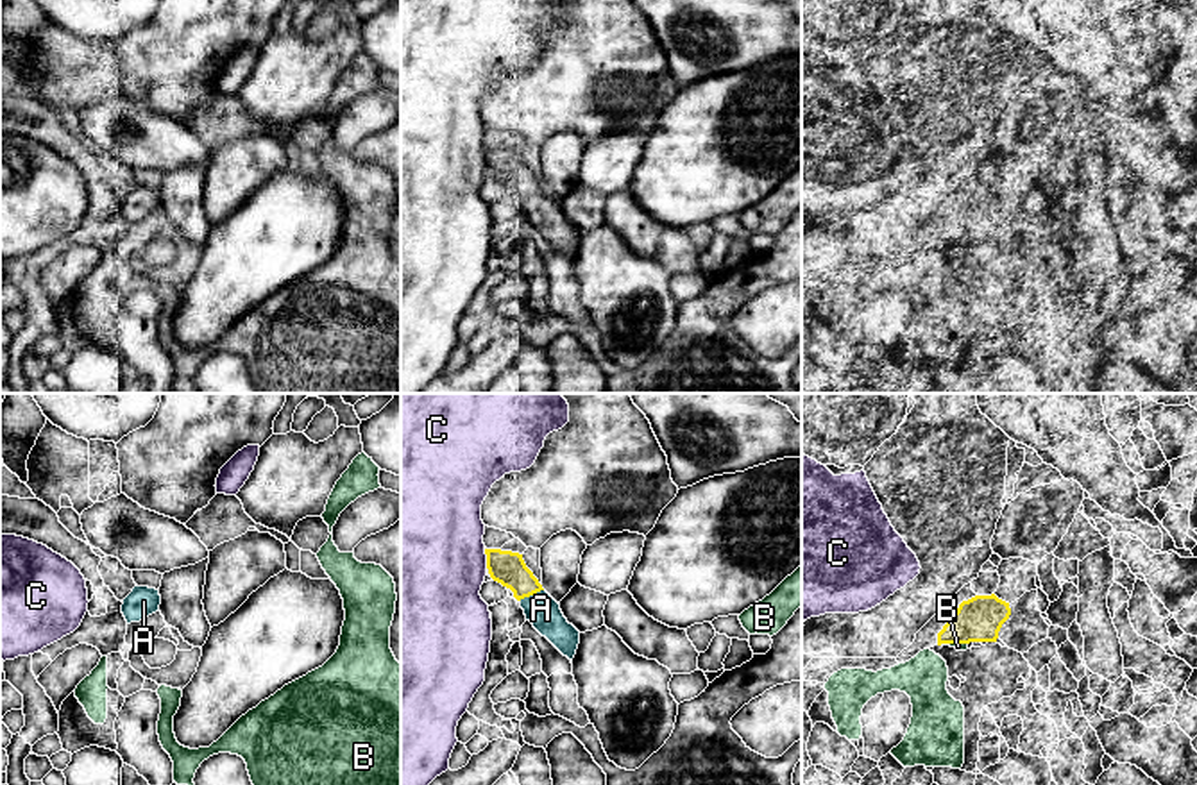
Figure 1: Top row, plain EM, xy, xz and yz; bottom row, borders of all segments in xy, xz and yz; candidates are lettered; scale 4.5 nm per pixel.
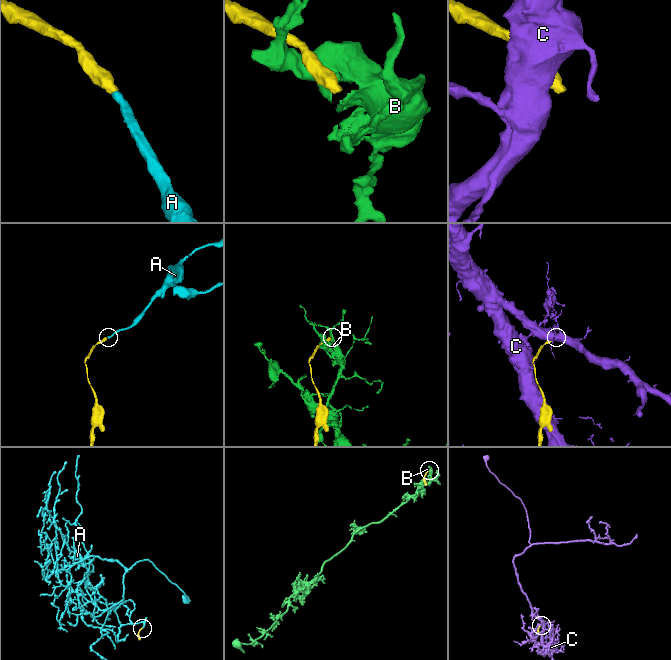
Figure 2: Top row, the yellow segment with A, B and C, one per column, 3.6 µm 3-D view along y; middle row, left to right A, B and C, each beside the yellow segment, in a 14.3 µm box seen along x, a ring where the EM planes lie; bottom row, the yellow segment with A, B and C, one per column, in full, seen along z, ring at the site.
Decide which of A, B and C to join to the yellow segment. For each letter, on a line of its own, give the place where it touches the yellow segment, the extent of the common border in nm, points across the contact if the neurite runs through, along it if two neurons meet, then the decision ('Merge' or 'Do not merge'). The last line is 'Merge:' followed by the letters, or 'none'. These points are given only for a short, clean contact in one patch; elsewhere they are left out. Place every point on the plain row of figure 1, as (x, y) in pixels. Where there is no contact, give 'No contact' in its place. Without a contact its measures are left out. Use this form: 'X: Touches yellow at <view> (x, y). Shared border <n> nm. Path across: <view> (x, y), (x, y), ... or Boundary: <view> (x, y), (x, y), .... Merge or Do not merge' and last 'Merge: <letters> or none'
A: Touches yellow at xz (530, 194). Shared border 120 nm. Merge
B: Touches yellow at yz (952, 242). Shared border 130 nm. Do not merge
C: Touches yellow at xz (487, 158). Shared border 90 nm. Do not merge
Merge: A

